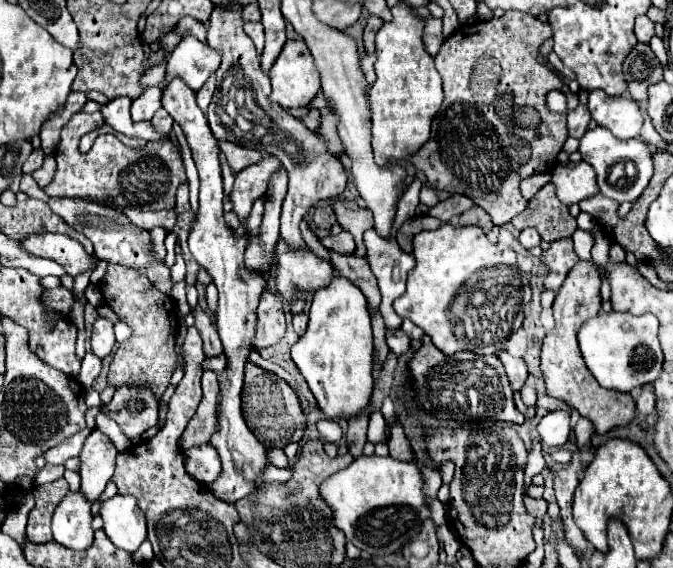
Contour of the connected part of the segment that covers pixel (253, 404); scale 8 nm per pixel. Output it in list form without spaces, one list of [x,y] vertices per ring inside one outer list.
[[[252,362],[246,364],[246,400],[242,400],[242,412],[248,428],[264,446],[268,446],[268,432],[272,446],[278,442],[284,446],[292,442],[292,434],[298,428],[304,428],[304,414],[294,390],[282,378]]]

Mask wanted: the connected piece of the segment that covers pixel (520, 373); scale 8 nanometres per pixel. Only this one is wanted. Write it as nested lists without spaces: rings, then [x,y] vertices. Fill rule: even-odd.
[[[500,350],[500,352],[498,352],[498,358],[500,358],[500,362],[502,362],[504,368],[506,368],[506,376],[508,376],[508,380],[510,380],[510,384],[512,384],[514,392],[518,392],[518,390],[524,386],[526,378],[528,378],[528,370],[526,370],[524,360],[510,356],[506,350]]]

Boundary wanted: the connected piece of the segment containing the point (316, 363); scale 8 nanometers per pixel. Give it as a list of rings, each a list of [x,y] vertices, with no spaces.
[[[334,276],[330,284],[314,292],[306,334],[292,346],[292,360],[306,378],[322,412],[332,416],[354,416],[370,398],[372,380],[372,324],[366,298],[350,280]]]

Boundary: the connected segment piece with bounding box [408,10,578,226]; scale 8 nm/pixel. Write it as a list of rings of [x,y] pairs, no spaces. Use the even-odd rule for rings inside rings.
[[[510,10],[502,18],[474,22],[468,26],[458,28],[450,38],[446,38],[436,54],[436,68],[444,80],[444,102],[432,120],[430,140],[416,154],[408,156],[408,162],[428,178],[428,184],[434,190],[446,190],[450,194],[464,194],[472,198],[474,204],[492,216],[494,226],[502,226],[526,206],[526,200],[518,190],[520,180],[538,172],[550,172],[556,166],[558,152],[568,138],[566,114],[548,112],[546,94],[550,90],[564,92],[568,98],[568,110],[578,106],[578,96],[572,94],[554,72],[536,62],[540,42],[552,36],[548,24],[542,24],[534,16]],[[502,112],[508,112],[510,122],[498,116]]]

